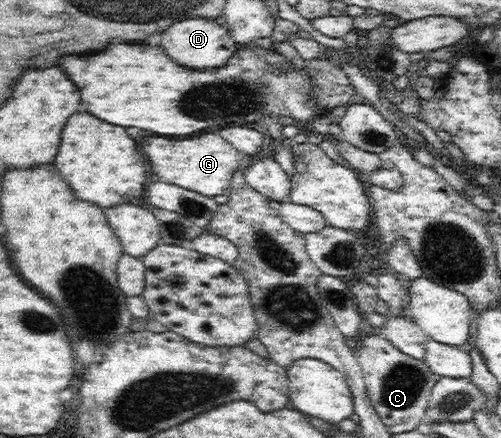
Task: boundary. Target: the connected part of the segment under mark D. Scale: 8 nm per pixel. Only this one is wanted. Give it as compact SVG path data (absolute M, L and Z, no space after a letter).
M193 17L175 22L167 32L161 34L161 46L167 54L183 66L189 68L215 68L225 67L231 55L237 51L238 45L230 34L225 23L220 20Z

